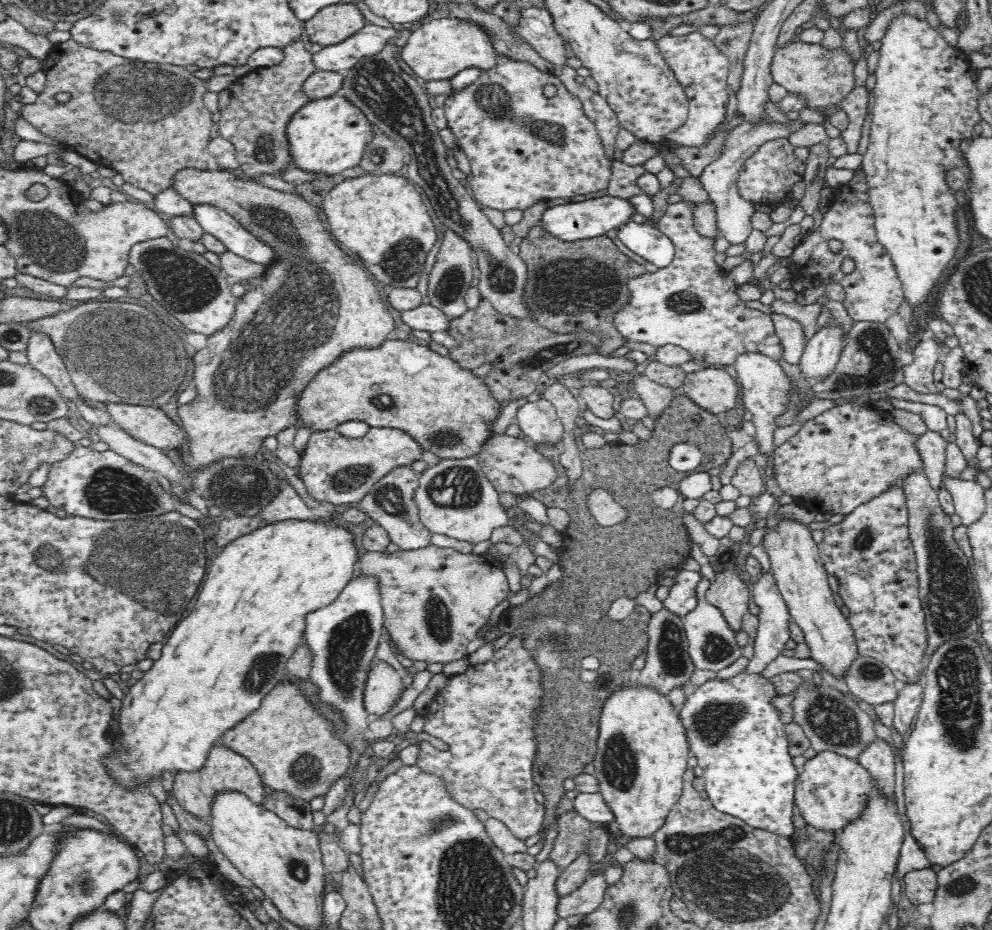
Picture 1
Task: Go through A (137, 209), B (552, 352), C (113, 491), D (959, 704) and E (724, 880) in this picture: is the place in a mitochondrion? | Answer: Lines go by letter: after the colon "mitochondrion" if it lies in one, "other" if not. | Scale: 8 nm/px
A: other
B: mitochondrion
C: mitochondrion
D: mitochondrion
E: mitochondrion

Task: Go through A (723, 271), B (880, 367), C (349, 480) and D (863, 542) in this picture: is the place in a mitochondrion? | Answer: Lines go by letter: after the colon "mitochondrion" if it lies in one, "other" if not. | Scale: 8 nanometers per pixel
A: other
B: mitochondrion
C: mitochondrion
D: mitochondrion

